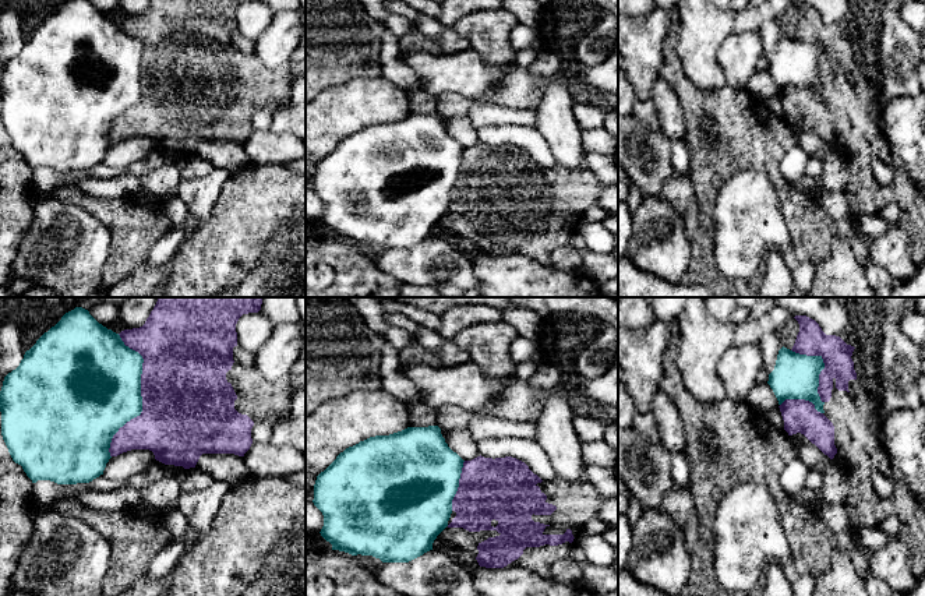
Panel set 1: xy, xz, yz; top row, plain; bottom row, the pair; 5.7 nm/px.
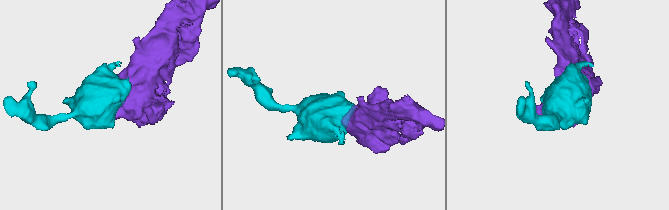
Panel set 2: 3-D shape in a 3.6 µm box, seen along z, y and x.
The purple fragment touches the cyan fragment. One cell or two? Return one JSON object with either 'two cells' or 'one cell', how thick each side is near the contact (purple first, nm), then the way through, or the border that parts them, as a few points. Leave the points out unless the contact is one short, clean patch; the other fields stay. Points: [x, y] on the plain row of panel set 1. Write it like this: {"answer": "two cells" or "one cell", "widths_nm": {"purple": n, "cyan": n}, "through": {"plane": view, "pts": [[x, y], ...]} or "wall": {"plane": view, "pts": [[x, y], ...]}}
{"answer": "two cells", "widths_nm": {"purple": 500, "cyan": 480}}

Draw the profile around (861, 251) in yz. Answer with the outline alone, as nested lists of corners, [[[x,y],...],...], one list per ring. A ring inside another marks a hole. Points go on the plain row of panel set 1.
[[[852,236],[850,239],[851,241],[851,247],[854,250],[854,254],[857,257],[857,260],[865,267],[866,264],[869,264],[872,261],[871,258],[871,254],[869,254],[869,250],[868,247],[865,246],[865,243],[857,237],[857,236]]]

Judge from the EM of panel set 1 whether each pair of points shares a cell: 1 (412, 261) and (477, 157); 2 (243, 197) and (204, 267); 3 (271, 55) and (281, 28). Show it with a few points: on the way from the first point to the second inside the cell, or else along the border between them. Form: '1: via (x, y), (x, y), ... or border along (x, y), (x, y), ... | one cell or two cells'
1: border along (433, 236), (444, 239), (452, 247) | two cells
2: via (243, 214), (243, 222), (236, 235), (221, 250) | one cell
3: via (274, 48), (281, 35) | one cell

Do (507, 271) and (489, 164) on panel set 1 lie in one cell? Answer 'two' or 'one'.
two

